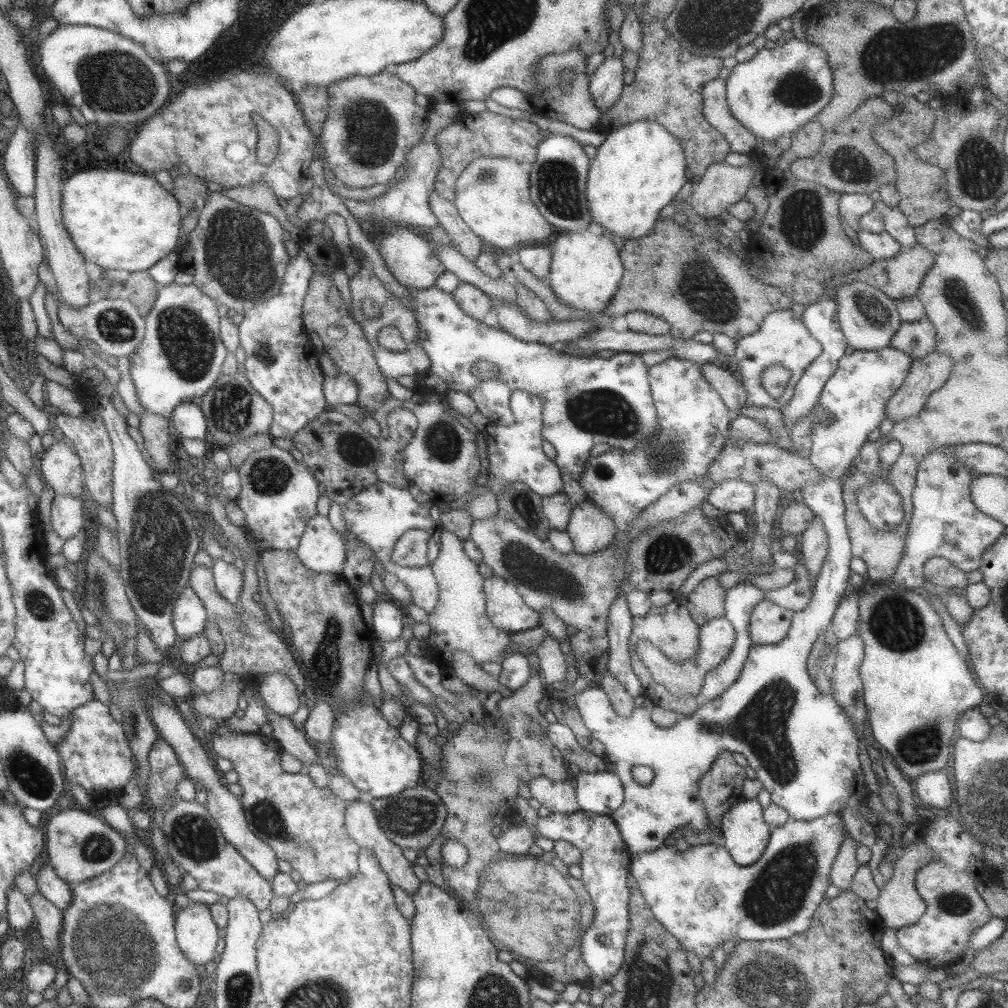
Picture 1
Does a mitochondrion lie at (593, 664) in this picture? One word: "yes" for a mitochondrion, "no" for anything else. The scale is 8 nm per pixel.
no

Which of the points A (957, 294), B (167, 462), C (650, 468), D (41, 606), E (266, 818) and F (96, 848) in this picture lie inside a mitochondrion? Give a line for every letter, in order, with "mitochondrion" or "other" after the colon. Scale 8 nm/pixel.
A: mitochondrion
B: other
C: mitochondrion
D: mitochondrion
E: mitochondrion
F: mitochondrion

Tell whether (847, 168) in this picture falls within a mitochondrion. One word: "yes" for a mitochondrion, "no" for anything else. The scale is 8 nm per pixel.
yes

